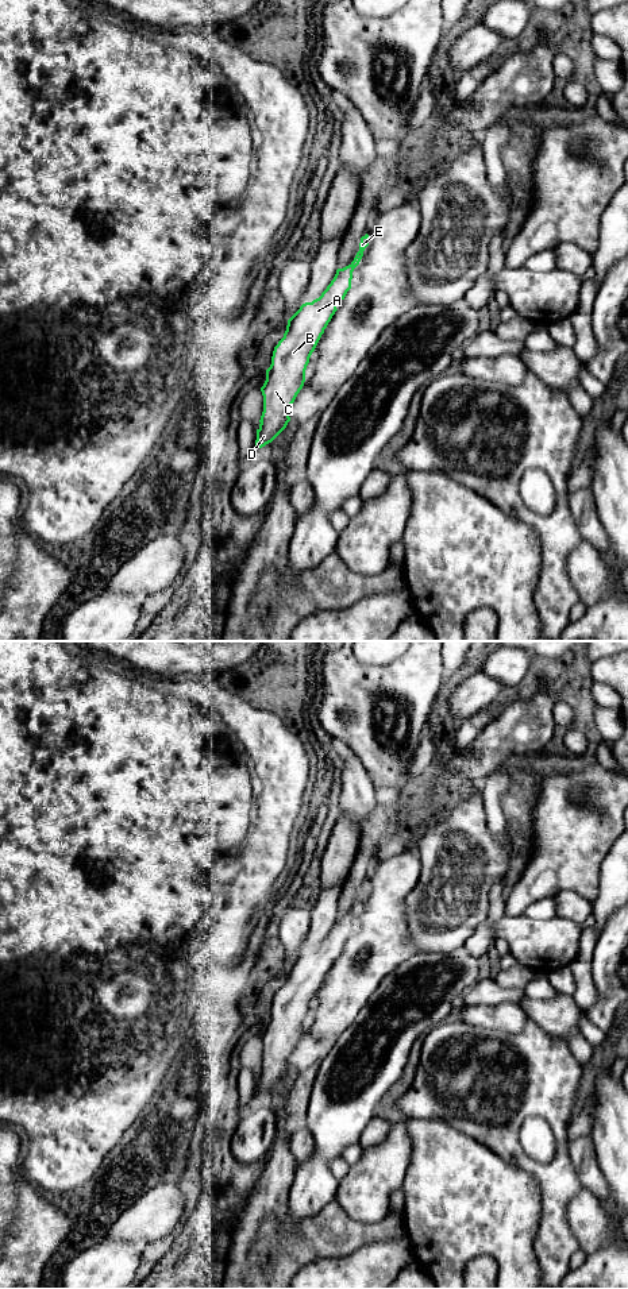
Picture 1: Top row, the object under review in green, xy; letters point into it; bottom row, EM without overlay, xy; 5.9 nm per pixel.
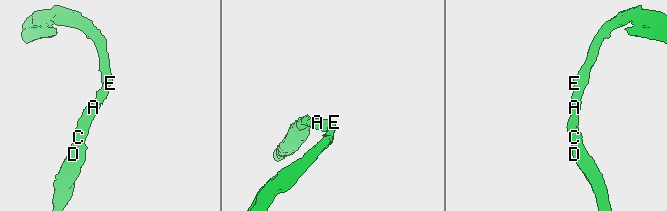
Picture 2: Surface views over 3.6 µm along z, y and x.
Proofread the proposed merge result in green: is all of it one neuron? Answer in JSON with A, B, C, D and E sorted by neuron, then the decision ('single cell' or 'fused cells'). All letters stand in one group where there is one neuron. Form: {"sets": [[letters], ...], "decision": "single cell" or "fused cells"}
{"sets": [["A", "B", "C", "D", "E"]], "decision": "single cell"}

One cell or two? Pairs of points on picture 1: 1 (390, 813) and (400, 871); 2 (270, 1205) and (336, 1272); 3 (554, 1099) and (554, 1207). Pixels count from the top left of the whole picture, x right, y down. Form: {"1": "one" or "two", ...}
{"1": "two", "2": "two", "3": "one"}

